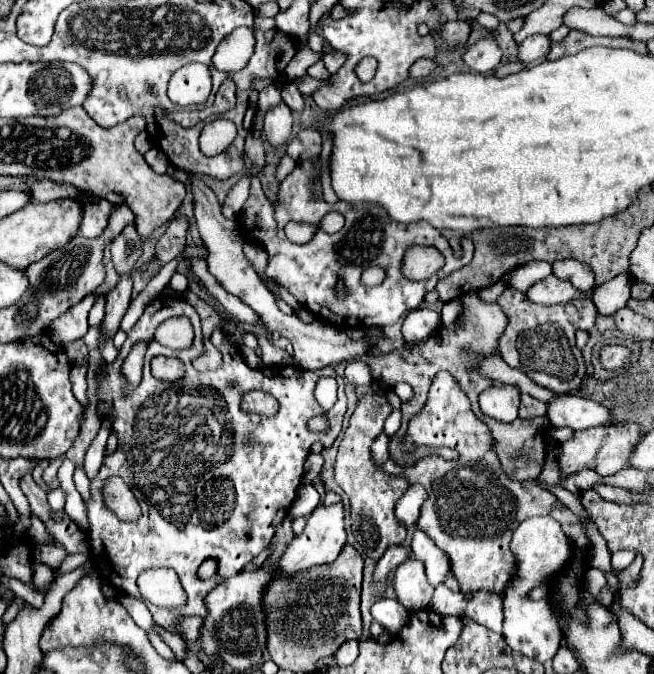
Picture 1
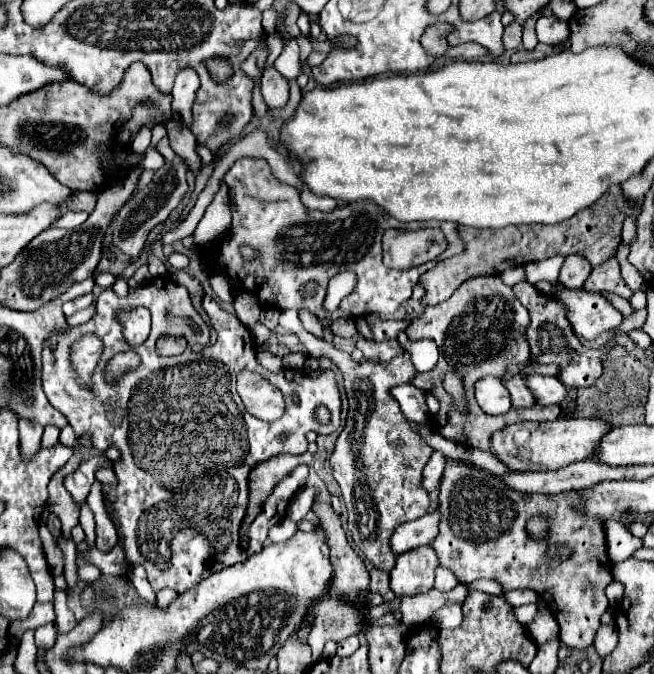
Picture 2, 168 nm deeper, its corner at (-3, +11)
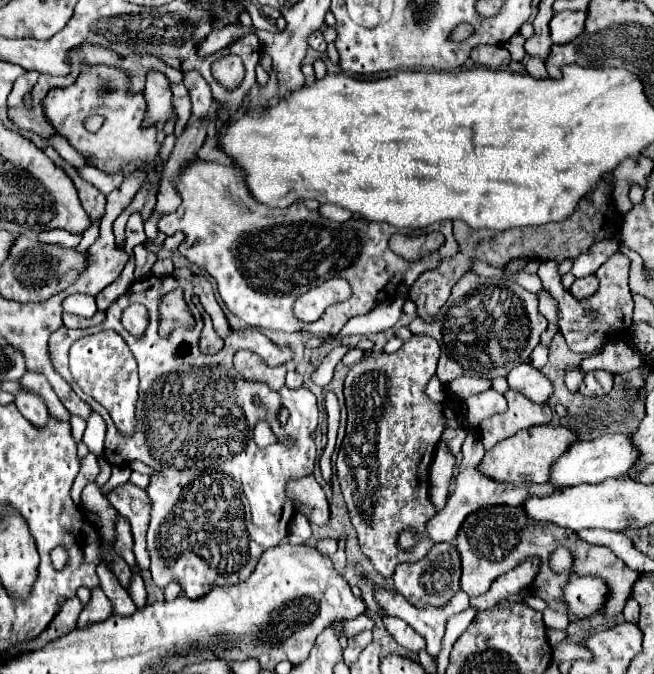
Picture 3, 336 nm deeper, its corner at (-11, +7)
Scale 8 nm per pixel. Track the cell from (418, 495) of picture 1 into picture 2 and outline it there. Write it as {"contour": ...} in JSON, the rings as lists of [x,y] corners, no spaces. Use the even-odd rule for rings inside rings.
{"contour":[[[433,452],[433,456],[429,458],[425,470],[423,470],[423,478],[421,478],[421,486],[427,492],[433,492],[439,486],[441,474],[443,474],[443,466],[445,466],[445,458],[441,452]]]}

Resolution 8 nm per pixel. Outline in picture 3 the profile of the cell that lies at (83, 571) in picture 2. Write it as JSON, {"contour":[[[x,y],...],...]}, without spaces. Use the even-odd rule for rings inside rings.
{"contour":[[[95,588],[93,596],[91,596],[91,602],[83,608],[76,627],[87,628],[89,624],[99,622],[99,620],[105,620],[105,618],[109,618],[111,614],[113,614],[113,606],[111,606],[109,598],[105,596],[105,592],[103,592],[101,588]]]}

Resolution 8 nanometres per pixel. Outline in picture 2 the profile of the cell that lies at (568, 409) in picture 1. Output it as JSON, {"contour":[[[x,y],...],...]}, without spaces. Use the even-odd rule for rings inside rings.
{"contour":[[[527,376],[527,386],[531,388],[537,404],[541,406],[561,404],[569,394],[565,384],[557,376]]]}

